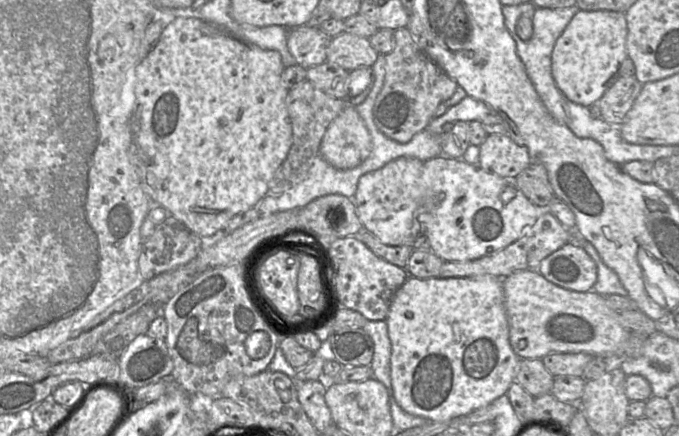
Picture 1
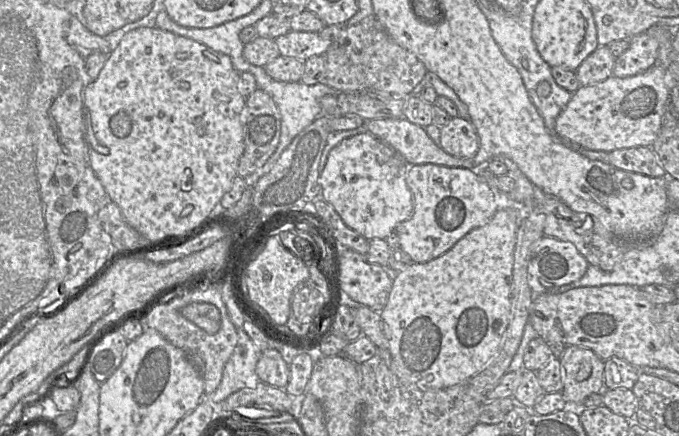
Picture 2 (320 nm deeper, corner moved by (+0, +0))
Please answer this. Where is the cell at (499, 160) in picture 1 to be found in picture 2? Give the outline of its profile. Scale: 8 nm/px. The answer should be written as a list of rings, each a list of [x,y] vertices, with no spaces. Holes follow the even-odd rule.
[[[451,117],[450,121],[441,127],[439,146],[452,156],[470,158],[479,149],[479,137],[470,120]]]

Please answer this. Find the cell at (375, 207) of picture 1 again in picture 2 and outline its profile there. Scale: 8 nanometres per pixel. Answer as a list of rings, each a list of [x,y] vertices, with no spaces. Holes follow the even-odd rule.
[[[368,131],[367,132],[362,132],[360,134],[356,134],[354,136],[351,136],[349,138],[346,138],[346,139],[342,140],[337,146],[335,146],[329,152],[329,154],[327,156],[327,160],[326,160],[325,166],[324,166],[323,170],[321,171],[320,178],[319,178],[319,182],[320,182],[320,185],[322,187],[321,198],[323,198],[326,202],[330,203],[334,207],[334,209],[336,210],[336,212],[339,214],[339,216],[342,218],[342,220],[344,221],[344,223],[349,228],[353,229],[354,231],[356,231],[357,233],[359,233],[360,235],[362,235],[363,237],[365,237],[366,239],[368,239],[368,240],[373,239],[373,238],[385,239],[391,232],[394,231],[395,227],[400,222],[403,222],[403,221],[409,219],[412,216],[412,213],[413,213],[413,209],[414,209],[413,197],[412,197],[411,191],[409,190],[409,188],[408,188],[408,186],[406,184],[406,174],[407,174],[407,171],[409,169],[409,165],[415,165],[415,164],[409,164],[394,148],[392,148],[390,145],[388,145],[384,141],[380,140],[376,136],[372,135]]]

